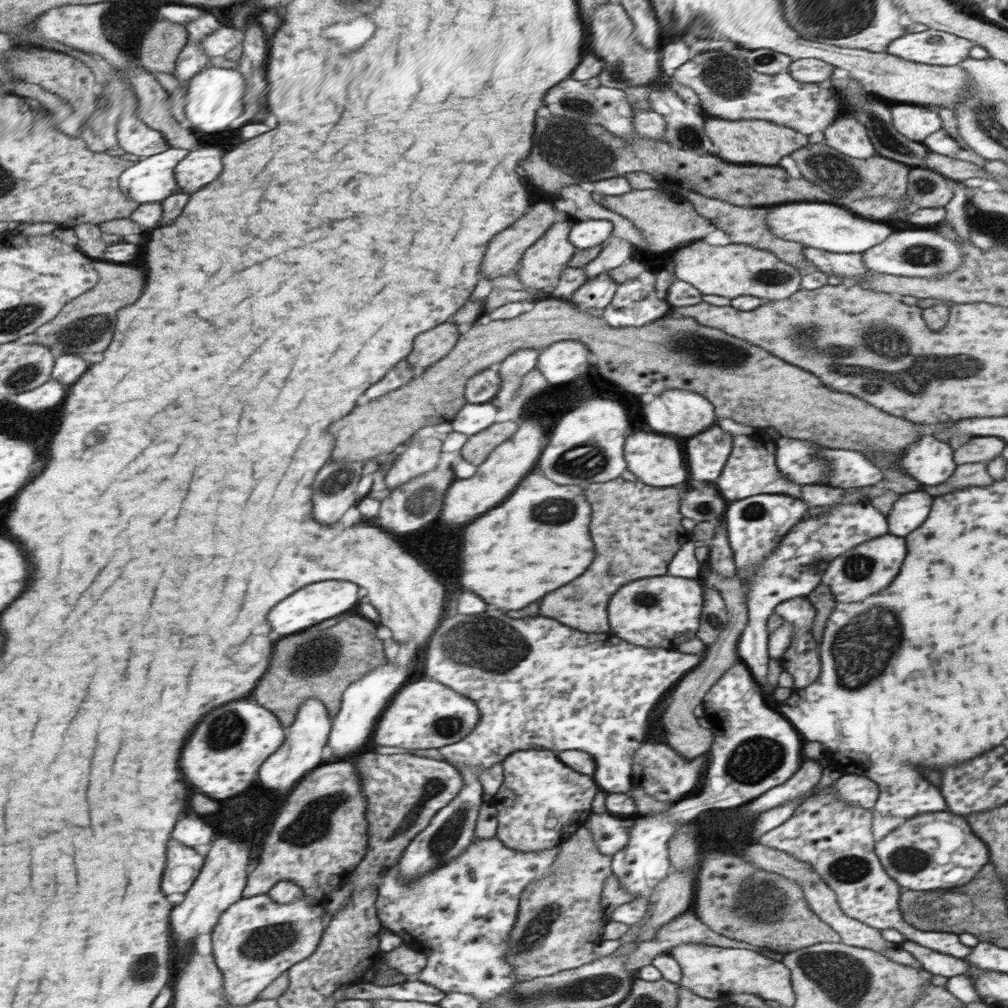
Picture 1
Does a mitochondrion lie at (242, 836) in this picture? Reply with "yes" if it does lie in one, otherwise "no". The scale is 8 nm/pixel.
no

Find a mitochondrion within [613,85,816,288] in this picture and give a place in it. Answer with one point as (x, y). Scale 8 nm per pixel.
(687, 135)

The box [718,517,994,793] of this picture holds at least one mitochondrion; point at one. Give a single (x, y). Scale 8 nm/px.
(858, 648)

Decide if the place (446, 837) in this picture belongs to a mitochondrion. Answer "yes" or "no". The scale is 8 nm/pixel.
yes

